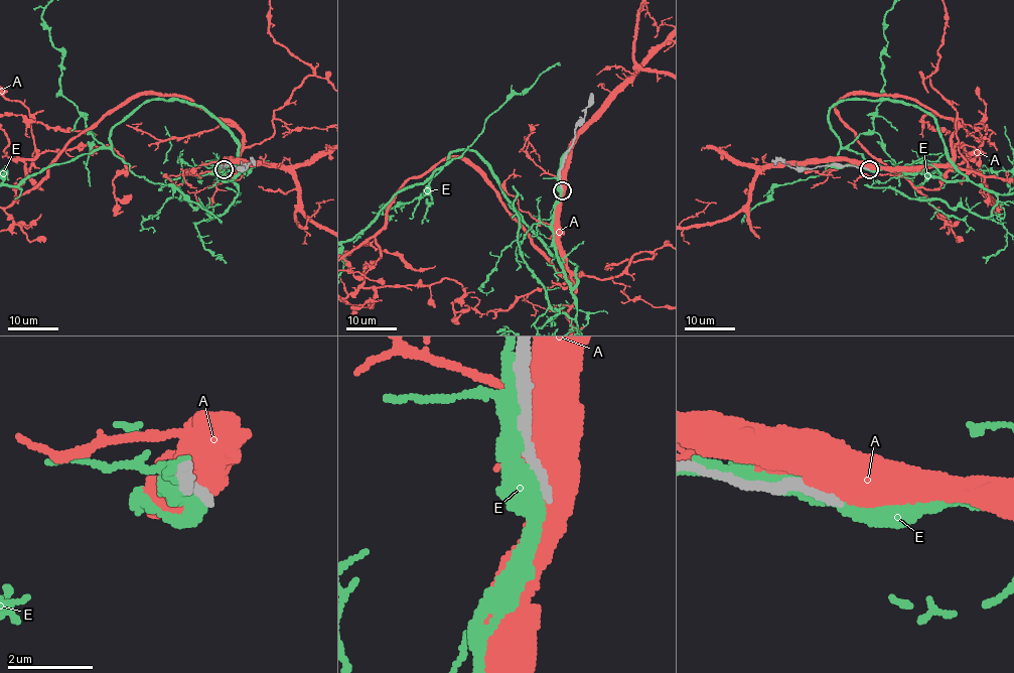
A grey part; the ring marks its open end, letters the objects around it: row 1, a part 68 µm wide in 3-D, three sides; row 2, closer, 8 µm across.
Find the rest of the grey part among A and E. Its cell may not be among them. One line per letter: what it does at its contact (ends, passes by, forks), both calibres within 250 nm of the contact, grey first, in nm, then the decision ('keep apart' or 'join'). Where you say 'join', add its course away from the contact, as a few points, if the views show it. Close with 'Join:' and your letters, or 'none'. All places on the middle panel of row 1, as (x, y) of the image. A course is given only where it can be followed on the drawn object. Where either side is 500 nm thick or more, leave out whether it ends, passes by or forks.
A: 280/550 nm | keep apart
E: it forks | 240/360 nm | keep apart
Join: none

